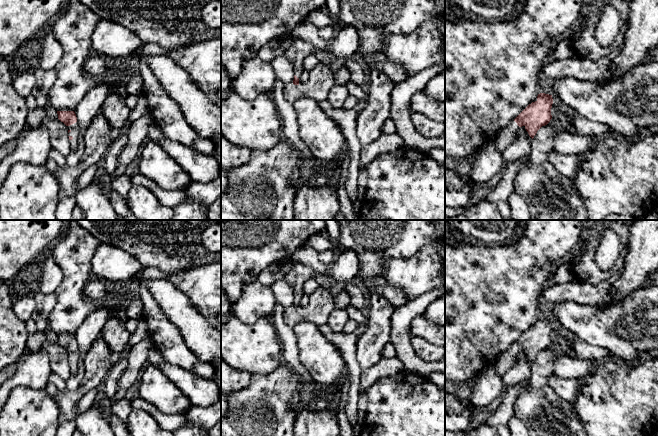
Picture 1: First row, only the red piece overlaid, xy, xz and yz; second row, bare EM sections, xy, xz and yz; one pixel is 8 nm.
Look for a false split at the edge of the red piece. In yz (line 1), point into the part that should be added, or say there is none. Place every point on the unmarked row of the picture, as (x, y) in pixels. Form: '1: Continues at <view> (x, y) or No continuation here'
1: Continues at yz (506, 360)

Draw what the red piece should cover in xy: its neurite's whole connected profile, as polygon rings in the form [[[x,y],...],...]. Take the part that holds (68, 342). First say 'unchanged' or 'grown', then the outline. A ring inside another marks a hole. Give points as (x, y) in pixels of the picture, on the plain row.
grown | [[[57,335],[58,343],[63,346],[68,353],[68,361],[72,375],[78,371],[79,352],[77,350],[77,341],[74,335]]]

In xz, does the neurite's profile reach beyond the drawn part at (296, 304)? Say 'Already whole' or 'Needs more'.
Needs more

